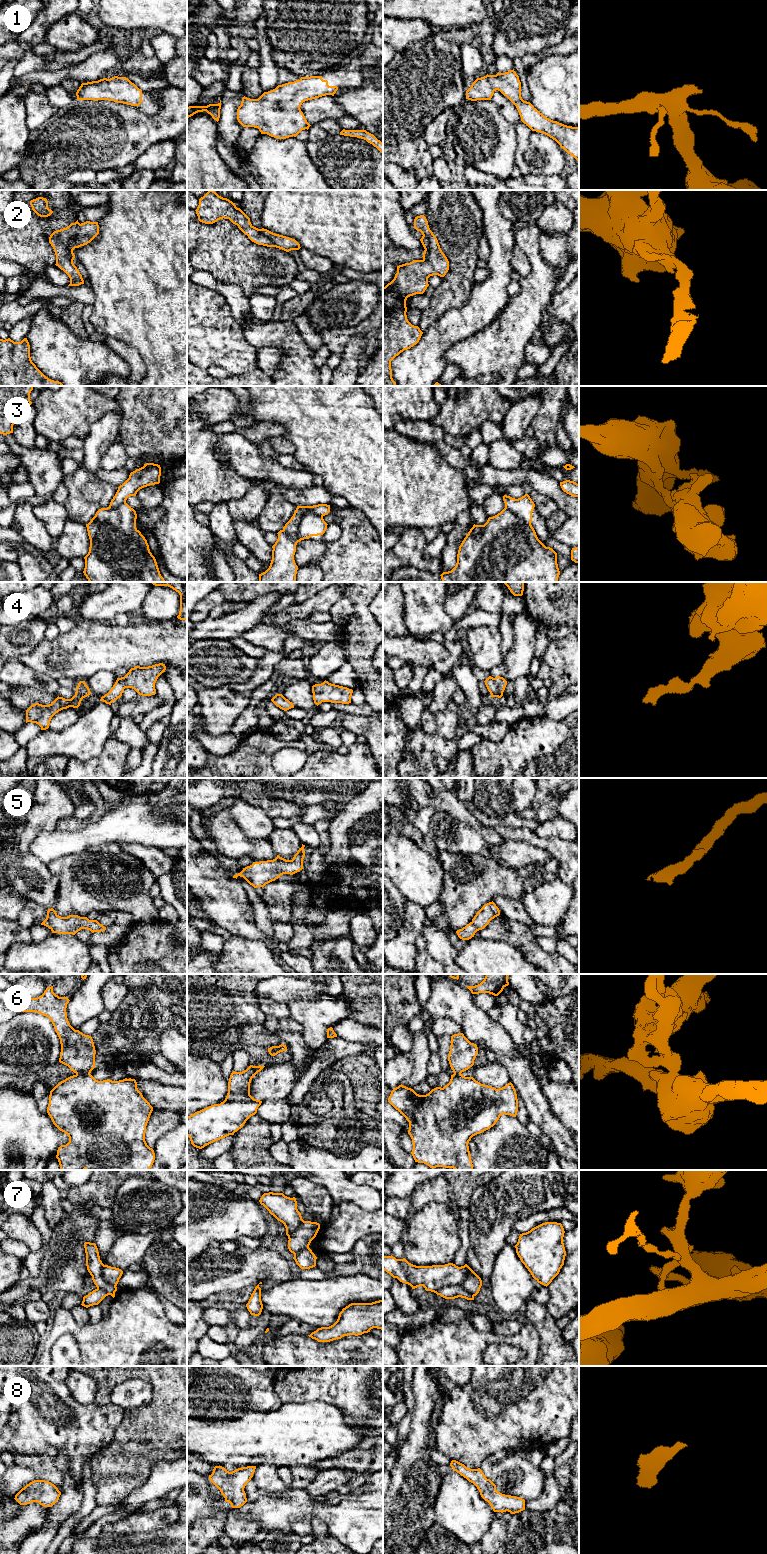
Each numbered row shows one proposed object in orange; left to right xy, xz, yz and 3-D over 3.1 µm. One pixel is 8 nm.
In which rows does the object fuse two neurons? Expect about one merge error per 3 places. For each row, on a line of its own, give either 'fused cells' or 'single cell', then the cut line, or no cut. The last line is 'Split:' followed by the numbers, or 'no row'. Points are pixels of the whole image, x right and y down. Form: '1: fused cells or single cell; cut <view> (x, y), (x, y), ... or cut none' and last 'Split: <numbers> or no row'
1: single cell; cut none
2: fused cells; cut xy (80, 224), (77, 234), (70, 242), (73, 257)
3: fused cells; cut xz (322, 515), (307, 512), (302, 517), (294, 536), (283, 530)
4: single cell; cut none
5: single cell; cut none
6: fused cells; cut xy (89, 1072), (76, 1074)
7: fused cells; cut yz (469, 1272), (462, 1286), (473, 1297)
8: single cell; cut none
Split: 2, 3, 6, 7

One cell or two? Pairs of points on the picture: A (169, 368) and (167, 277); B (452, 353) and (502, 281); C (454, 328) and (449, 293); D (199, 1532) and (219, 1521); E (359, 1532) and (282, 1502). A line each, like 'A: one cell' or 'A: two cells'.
A: one cell
B: two cells
C: two cells
D: one cell
E: one cell

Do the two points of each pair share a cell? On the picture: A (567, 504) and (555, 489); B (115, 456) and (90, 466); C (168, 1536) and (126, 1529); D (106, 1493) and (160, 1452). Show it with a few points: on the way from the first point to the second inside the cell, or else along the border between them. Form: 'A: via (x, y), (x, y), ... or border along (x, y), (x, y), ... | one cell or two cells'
A: via (563, 500), (556, 493) | one cell
B: border along (113, 442), (101, 459), (100, 469) | two cells
C: border along (170, 1524), (147, 1532), (125, 1535) | two cells
D: via (120, 1487), (128, 1484), (146, 1465) | one cell

